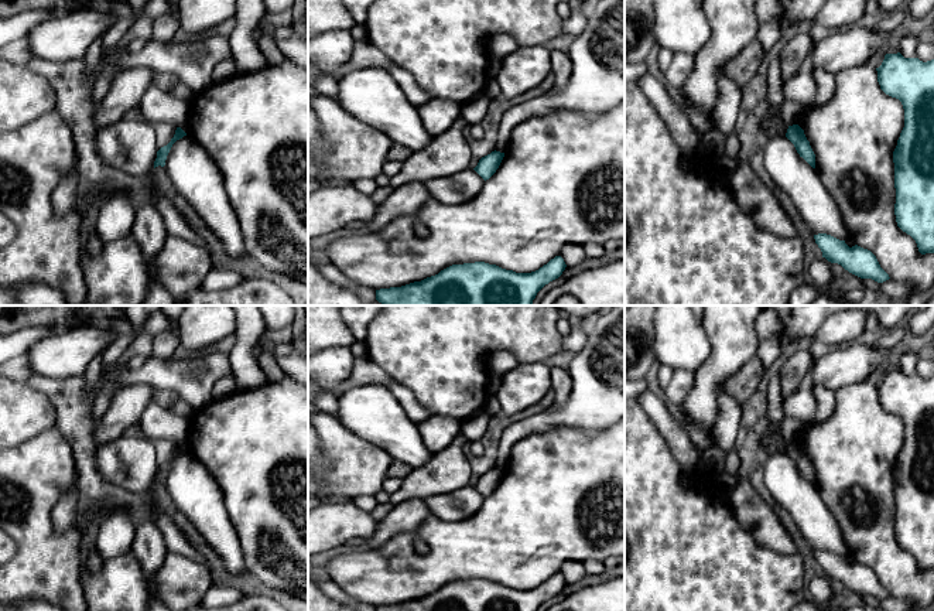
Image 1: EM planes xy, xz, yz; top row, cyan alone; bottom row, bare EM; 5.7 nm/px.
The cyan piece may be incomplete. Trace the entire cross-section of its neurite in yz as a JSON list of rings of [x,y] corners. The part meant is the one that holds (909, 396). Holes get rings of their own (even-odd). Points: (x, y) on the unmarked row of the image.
[[[900,369],[886,371],[876,388],[880,406],[899,416],[904,426],[904,444],[893,468],[896,539],[903,549],[916,557],[921,571],[934,570],[934,376],[923,379],[918,375],[904,375]]]

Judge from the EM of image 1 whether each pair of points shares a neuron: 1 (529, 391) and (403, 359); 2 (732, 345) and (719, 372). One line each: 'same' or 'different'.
1: different
2: same

